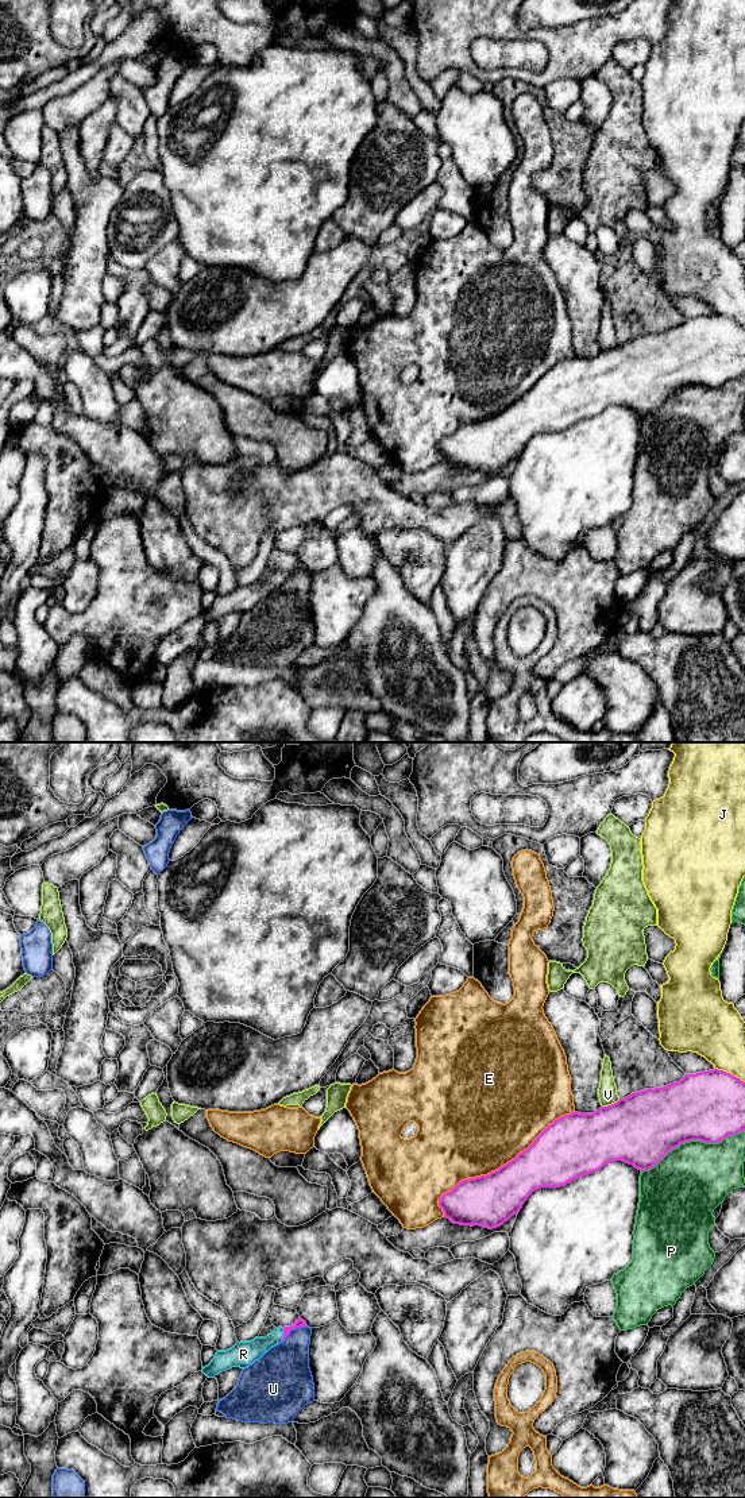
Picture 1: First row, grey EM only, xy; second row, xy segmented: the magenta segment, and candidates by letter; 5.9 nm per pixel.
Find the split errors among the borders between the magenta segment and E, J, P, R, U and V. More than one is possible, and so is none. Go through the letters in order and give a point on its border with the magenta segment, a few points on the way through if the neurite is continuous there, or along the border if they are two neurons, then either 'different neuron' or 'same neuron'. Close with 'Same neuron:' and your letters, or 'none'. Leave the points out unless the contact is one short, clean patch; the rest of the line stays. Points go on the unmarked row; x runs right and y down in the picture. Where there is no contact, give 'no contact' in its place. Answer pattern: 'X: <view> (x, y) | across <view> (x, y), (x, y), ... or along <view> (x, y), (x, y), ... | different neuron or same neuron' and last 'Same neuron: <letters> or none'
E: xy (498, 413) | different neuron
J: xy (729, 317) | different neuron
P: xy (693, 383) | different neuron
R: xy (284, 579) | across xy (300, 567), (289, 572), (284, 579), (277, 579), (246, 597) | same neuron
U: xy (293, 572) | different neuron
V: xy (612, 348) | different neuron
Same neuron: R

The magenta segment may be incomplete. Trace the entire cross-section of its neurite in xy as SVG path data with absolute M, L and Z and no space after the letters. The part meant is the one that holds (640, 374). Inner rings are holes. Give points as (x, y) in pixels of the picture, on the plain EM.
M718 313L686 318L678 327L632 337L611 350L601 351L594 358L572 356L559 362L526 394L498 414L460 425L451 436L439 443L439 451L443 453L444 462L453 468L480 470L493 474L517 459L536 433L565 431L571 425L595 417L615 405L633 409L641 416L649 414L682 387L691 385L719 387L738 377L745 377L745 327Z

